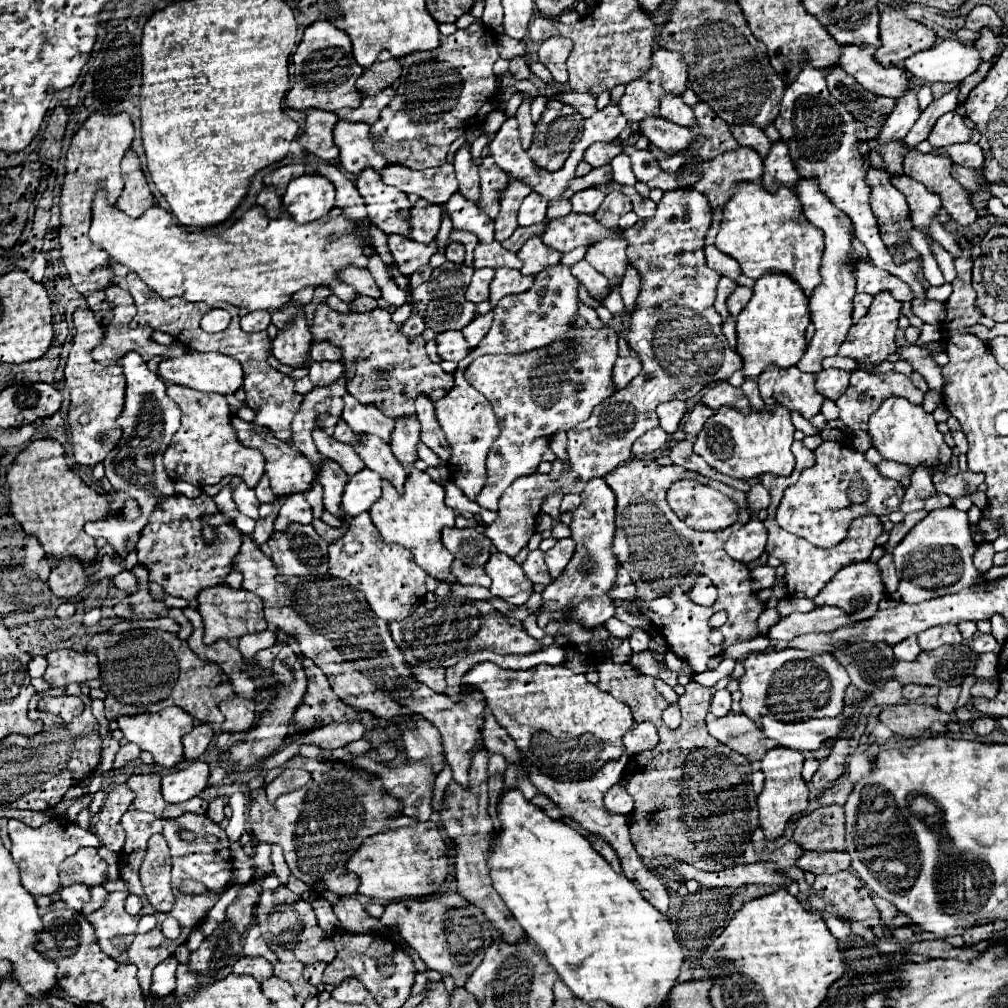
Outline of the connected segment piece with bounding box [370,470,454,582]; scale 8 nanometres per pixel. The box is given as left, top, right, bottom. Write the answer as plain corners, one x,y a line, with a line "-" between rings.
412,470
406,476
404,492
396,492
388,480
382,480
382,496
370,508
370,518
382,538
390,544
400,544
414,554
414,560
420,568
432,574
438,580
454,582
450,574
450,564
454,556
446,552
440,544
440,532
446,526
454,526
454,510
444,504
444,488
434,482
426,472

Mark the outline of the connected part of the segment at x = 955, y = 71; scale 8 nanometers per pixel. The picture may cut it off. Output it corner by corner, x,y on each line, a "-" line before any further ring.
950,38
938,40
932,48
916,52
904,60
904,68
924,82
962,82
982,62
980,50
970,44
954,42

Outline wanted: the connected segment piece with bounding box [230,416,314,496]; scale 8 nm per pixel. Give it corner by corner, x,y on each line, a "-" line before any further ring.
238,416
230,418
230,426
236,430
240,444
250,446
250,448
258,448
262,452
262,456
266,460
266,474
270,476
270,486
276,496
280,496
280,492
284,492
284,494
306,492
310,488
310,482
314,480
312,478
312,464
308,464
308,458
304,454
300,454
296,448
292,448
290,442
282,442
268,428
244,422

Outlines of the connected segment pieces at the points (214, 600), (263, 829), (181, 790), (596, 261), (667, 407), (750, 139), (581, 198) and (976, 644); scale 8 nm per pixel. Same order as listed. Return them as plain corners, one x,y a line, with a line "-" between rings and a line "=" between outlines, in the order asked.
218,584
212,588
200,590
196,600
198,600
198,612
204,620
204,644
212,644
220,638
234,640
244,634
262,632
268,626
264,620
264,612
262,612
262,600
244,588
236,590
226,584
=
258,788
258,790
252,790
252,800
254,802
250,806
250,826
256,840
278,844
284,852
286,864
296,864
296,860
300,860
300,844
296,844
296,820
300,820
300,808
304,808
304,792
294,790
270,802
264,794
264,788
=
190,762
182,770
172,770
162,776
162,796
166,802
184,802
198,796
208,786
208,764
=
600,240
588,246
584,260
604,274
610,282
610,290
614,290
628,268
626,244
624,240
=
670,400
670,402
660,404
656,408
656,412
658,412
658,418
660,418
660,426
668,434
672,434
672,432
676,432
678,424
680,424
684,412
686,412
686,404
682,400
=
734,124
732,128
732,136
738,140
740,146
750,146
756,152
760,152
760,156
764,158
764,152
768,152
768,144
770,140
766,138
766,134
754,126
754,124
=
586,188
576,192
570,202
572,202
572,212
584,212
584,214
594,214
596,208
602,204
606,192
602,188
=
980,634
978,638
970,640
970,648
974,652
992,652
992,654
1000,654
1002,650
1002,644
992,636
992,634

